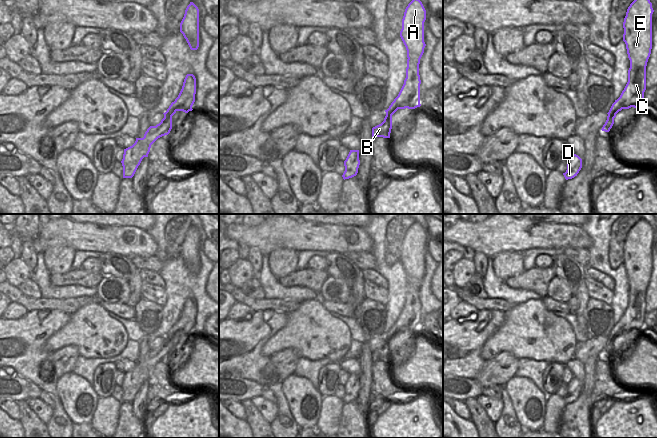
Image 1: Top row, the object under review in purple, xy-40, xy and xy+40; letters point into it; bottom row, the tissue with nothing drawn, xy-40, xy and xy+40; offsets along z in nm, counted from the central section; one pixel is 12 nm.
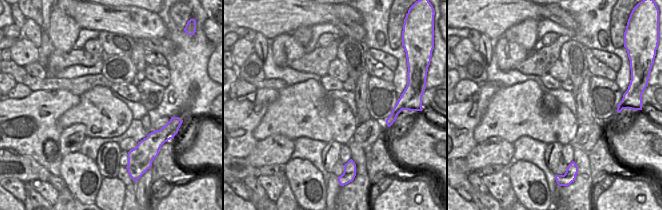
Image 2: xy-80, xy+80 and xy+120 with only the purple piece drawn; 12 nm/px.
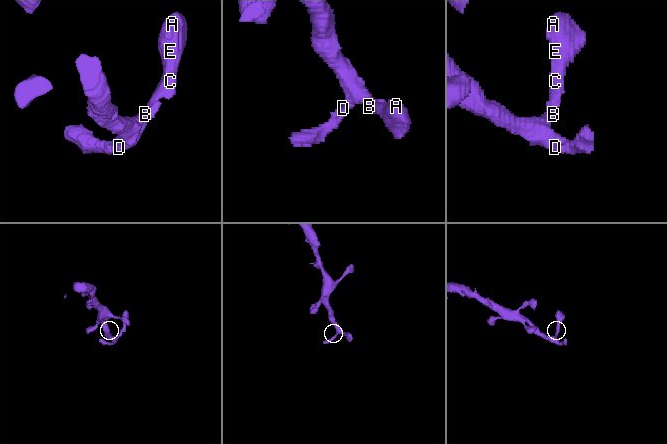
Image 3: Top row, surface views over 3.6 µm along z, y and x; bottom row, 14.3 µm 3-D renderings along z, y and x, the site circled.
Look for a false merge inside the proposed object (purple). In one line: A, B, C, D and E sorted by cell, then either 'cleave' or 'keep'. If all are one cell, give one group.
A B C D E; keep

